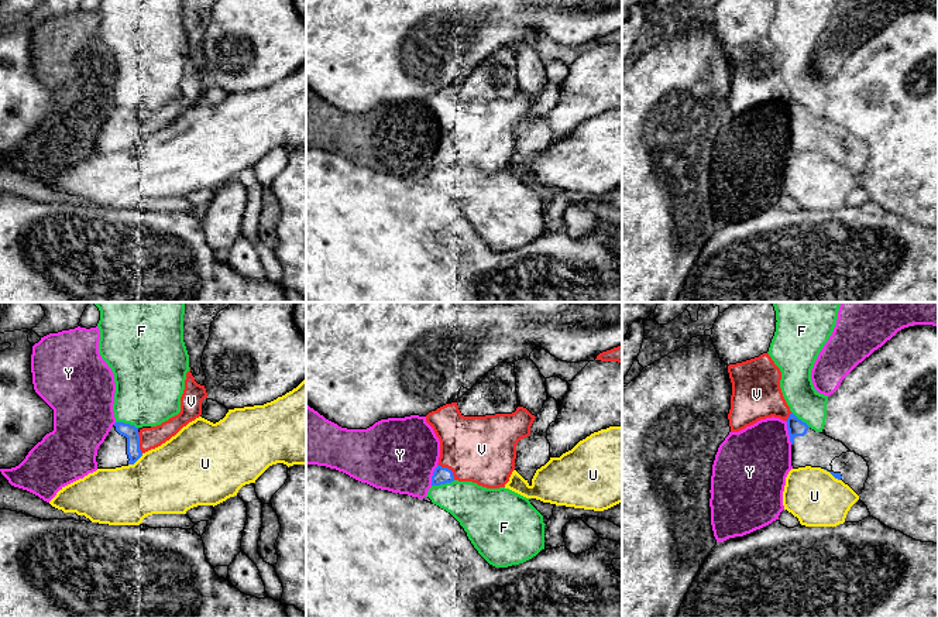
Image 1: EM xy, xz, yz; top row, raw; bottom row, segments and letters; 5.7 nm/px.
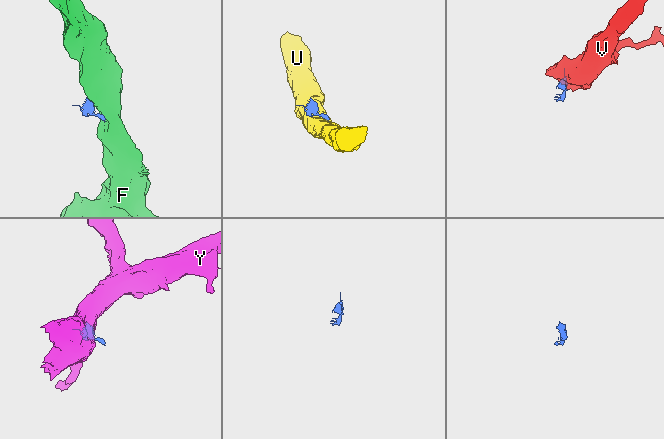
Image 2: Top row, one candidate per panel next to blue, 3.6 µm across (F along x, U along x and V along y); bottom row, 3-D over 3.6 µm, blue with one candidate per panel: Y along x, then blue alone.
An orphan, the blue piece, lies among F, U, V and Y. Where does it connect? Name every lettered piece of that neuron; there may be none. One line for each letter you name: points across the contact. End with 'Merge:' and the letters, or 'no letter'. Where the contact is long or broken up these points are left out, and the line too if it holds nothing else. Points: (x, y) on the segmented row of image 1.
Merge: V

